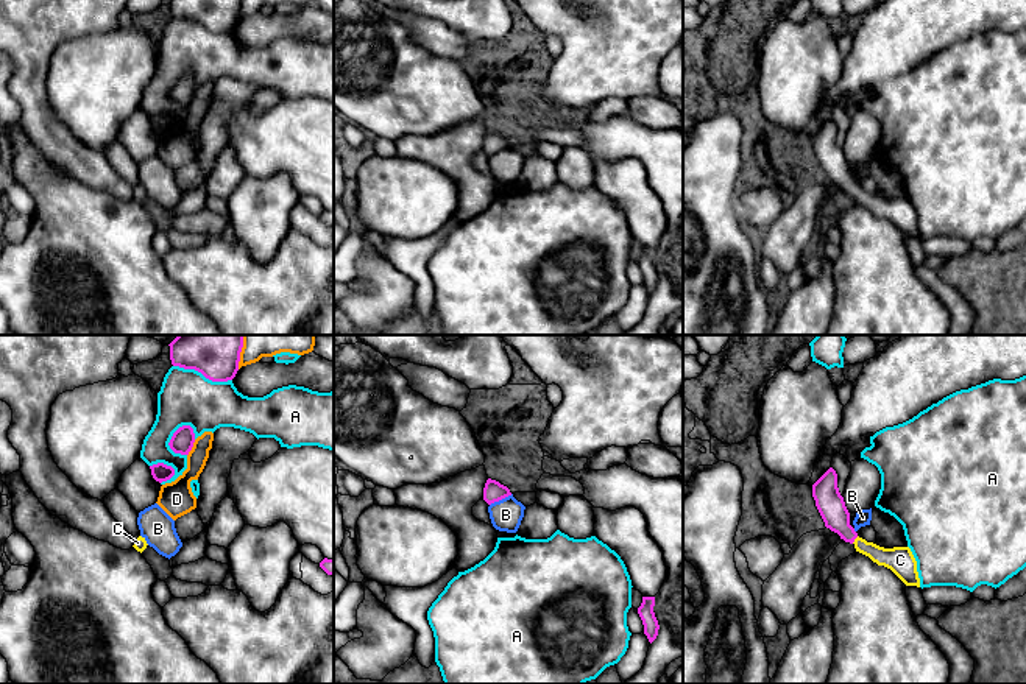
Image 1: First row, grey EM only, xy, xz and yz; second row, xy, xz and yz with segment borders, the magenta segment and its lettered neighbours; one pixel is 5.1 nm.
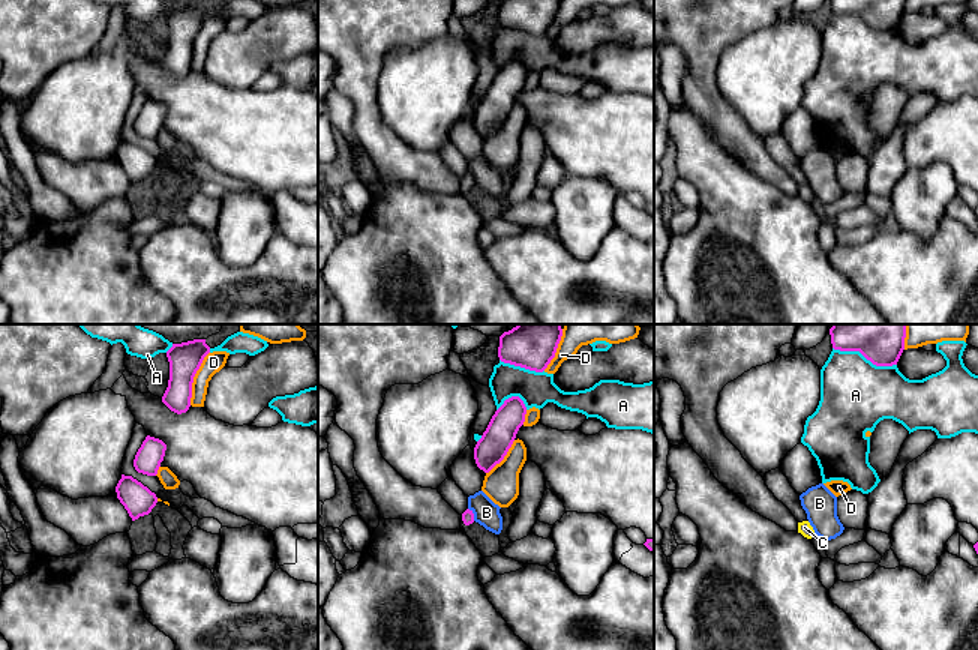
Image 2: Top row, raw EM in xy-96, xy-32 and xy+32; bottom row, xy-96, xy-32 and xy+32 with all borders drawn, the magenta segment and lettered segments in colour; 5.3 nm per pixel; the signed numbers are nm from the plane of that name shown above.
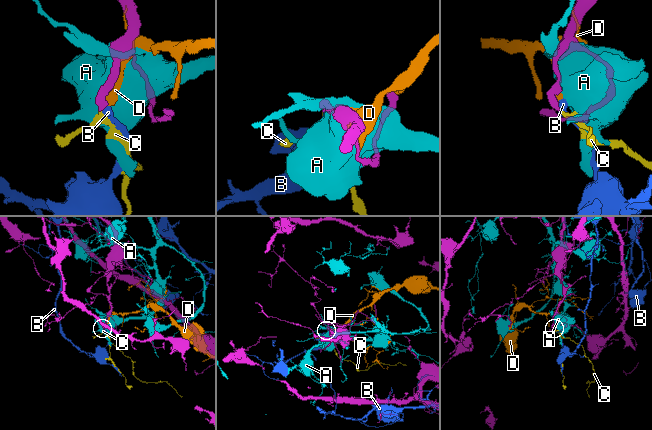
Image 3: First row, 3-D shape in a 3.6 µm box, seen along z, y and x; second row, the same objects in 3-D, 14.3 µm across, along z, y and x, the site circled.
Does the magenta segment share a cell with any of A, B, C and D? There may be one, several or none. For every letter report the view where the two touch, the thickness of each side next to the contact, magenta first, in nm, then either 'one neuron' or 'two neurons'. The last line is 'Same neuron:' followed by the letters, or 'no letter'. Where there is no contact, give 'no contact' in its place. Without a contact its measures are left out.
A: contact in xy; calibres 120 and 280 nm; two neurons
B: contact in xz; calibres 110 and 160 nm; two neurons
C: contact in yz; calibres 140 and 130 nm; one neuron
D: contact in xy; calibres 120 and 130 nm; two neurons
Same neuron: C

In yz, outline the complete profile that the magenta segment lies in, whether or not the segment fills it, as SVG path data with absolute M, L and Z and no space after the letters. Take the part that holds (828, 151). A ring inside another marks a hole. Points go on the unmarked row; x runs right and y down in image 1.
M833 118L812 136L812 148L826 179L878 217L890 220L906 237L920 238L917 212L909 198L884 199L858 187L850 176L850 164L839 143L837 125Z

